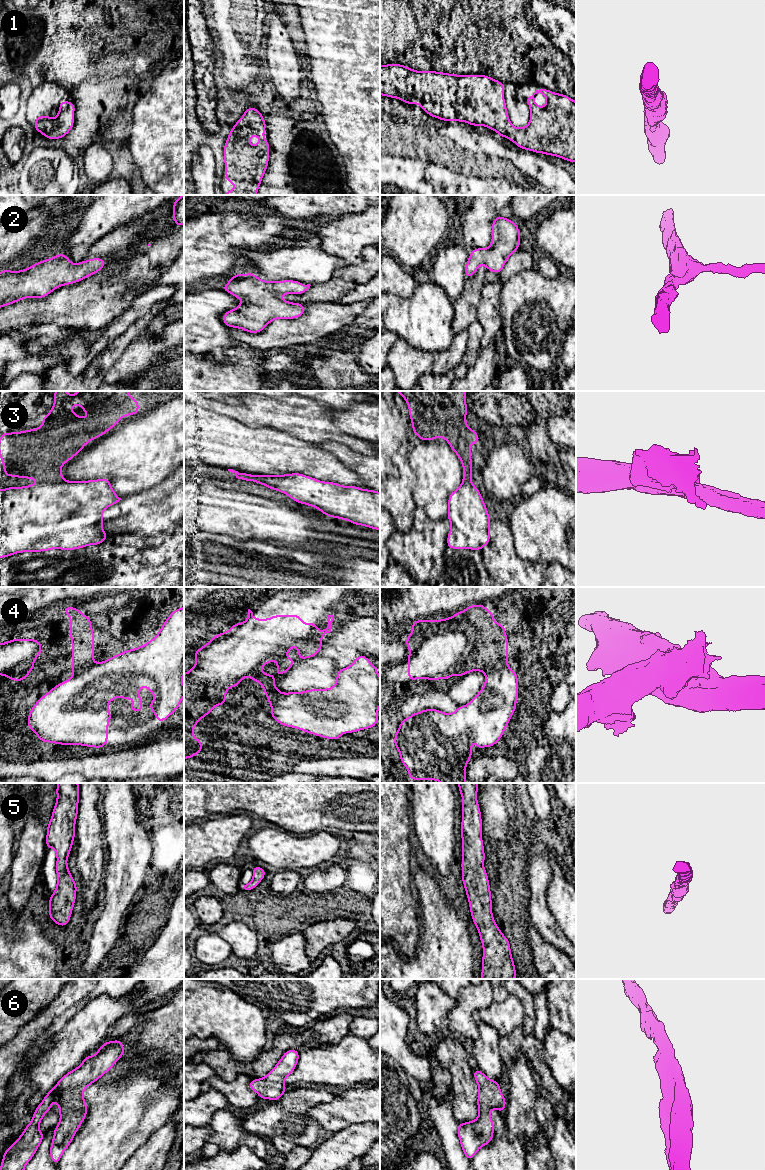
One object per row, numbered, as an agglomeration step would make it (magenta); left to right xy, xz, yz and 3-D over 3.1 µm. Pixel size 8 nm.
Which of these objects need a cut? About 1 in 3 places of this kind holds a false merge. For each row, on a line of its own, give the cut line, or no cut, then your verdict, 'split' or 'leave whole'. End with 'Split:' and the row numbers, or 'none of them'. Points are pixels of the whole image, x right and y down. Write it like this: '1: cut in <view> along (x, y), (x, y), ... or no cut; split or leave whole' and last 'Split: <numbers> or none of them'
1: no cut; leave whole
2: no cut; leave whole
3: cut in xy along (59, 480), (40, 482); split
4: cut in yz along (507, 666), (495, 669), (486, 675); split
5: no cut; leave whole
6: no cut; leave whole
Split: 3, 4

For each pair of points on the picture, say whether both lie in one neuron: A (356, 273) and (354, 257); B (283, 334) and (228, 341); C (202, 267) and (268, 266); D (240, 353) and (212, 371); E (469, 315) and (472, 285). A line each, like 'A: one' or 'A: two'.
A: two
B: two
C: two
D: one
E: one

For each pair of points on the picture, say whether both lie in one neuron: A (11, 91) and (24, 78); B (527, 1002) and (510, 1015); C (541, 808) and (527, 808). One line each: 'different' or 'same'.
A: different
B: different
C: different

